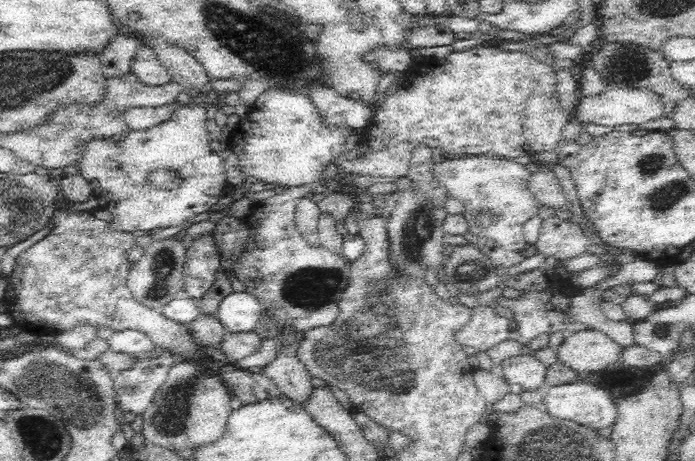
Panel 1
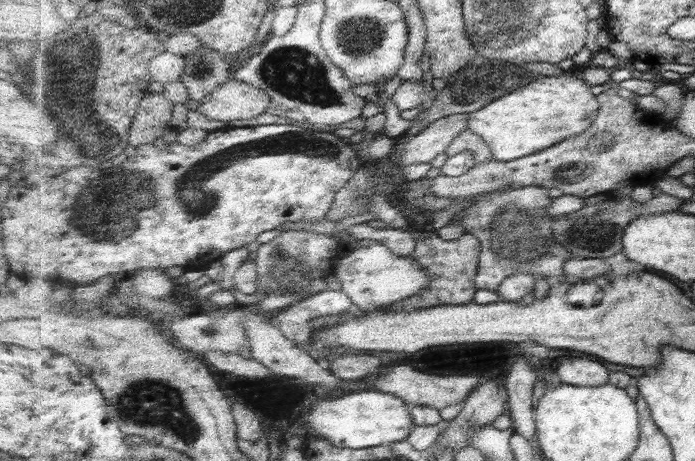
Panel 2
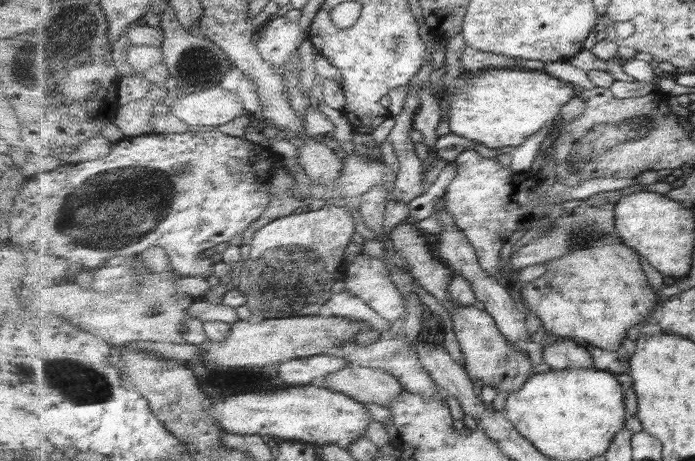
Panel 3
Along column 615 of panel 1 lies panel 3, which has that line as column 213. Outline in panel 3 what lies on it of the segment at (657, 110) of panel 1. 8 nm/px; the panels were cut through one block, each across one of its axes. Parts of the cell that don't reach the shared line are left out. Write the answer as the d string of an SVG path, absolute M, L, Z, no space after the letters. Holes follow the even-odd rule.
M221 86L178 95L168 103L171 112L193 129L222 126L249 113L239 94Z

